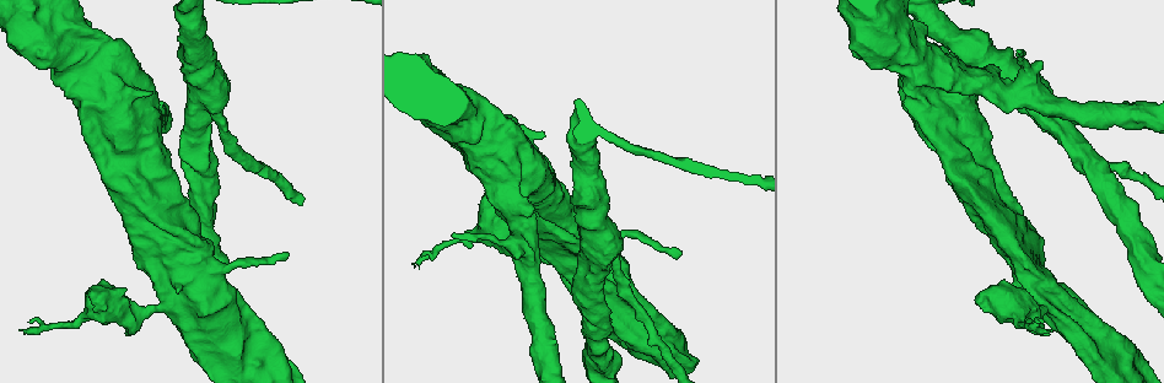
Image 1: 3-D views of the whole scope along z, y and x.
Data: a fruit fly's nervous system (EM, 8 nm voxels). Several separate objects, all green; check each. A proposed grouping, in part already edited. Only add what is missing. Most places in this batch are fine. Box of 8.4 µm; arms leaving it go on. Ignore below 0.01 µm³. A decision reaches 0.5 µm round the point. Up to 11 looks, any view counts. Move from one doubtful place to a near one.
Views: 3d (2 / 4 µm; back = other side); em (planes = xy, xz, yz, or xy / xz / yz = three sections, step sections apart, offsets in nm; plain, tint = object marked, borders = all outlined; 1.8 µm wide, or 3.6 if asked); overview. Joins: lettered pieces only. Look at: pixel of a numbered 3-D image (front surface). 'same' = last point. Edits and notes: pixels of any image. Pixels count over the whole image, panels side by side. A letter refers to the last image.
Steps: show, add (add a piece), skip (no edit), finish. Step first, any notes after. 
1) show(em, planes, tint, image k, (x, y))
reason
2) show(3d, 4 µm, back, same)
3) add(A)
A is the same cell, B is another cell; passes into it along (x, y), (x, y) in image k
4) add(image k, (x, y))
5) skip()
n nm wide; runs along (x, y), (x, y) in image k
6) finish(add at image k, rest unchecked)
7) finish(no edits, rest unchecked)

show(3d, 4 µm, image 1, (116, 99))

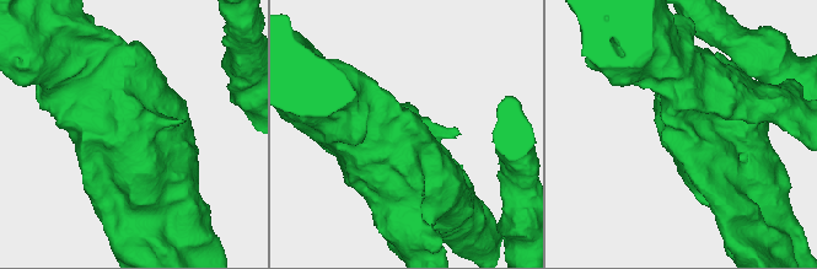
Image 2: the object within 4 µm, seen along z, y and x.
show(em, 3.6 µm, xy, step 16, borders, image 2, (702, 130))
need the tissue

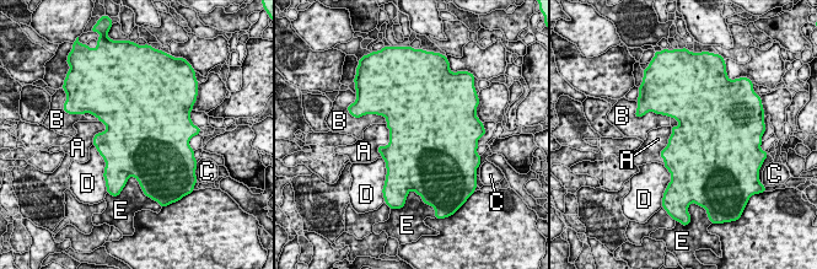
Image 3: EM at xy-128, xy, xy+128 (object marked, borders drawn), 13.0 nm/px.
show(em, 3.6 µm, planes, borders, same)
cut it another way

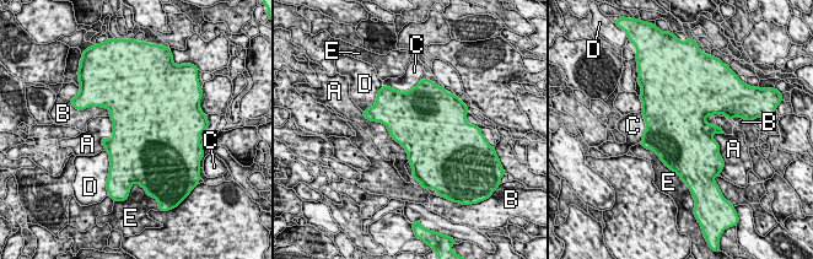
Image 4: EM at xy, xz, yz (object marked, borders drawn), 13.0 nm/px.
skip()
A, B, C, D and E are other cells; border along (369, 119), (386, 127), (409, 162) in image 4; none of them fits

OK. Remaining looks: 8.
show(3d, 4 µm, image 1, (1014, 92))
sudden change in width

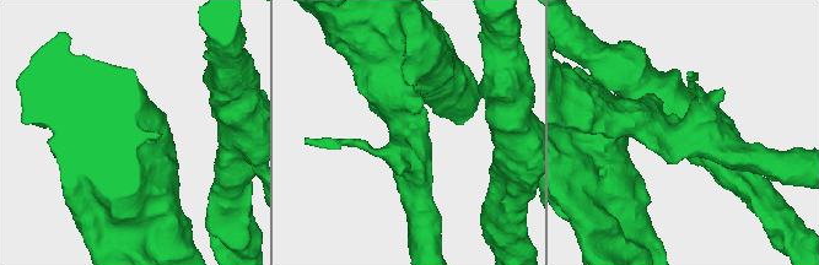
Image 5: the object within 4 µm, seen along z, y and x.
show(em, xy, step 4, tint, image 5, (407, 136))
now the EM

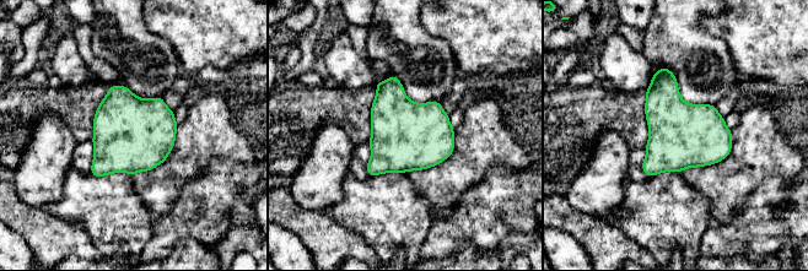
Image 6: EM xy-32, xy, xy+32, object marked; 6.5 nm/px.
show(em, planes, borders, same)

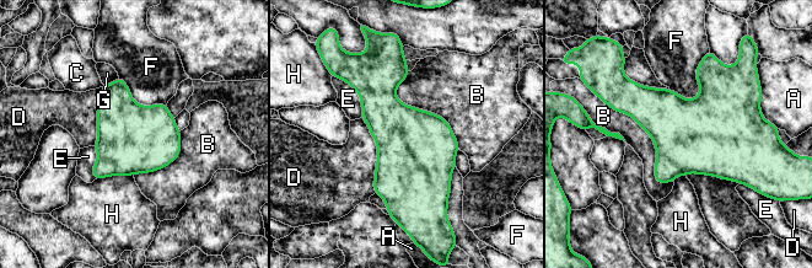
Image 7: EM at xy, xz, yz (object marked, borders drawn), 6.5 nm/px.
skip()
460 nm wide; A, B, C, D, E, F, G and H are other cells; border along (603, 102), (672, 182) in image 7; no lettered piece goes on from it

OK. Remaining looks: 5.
show(em, 3.6 µm, planes, borders, image 1, (47, 47))
thick turns thin

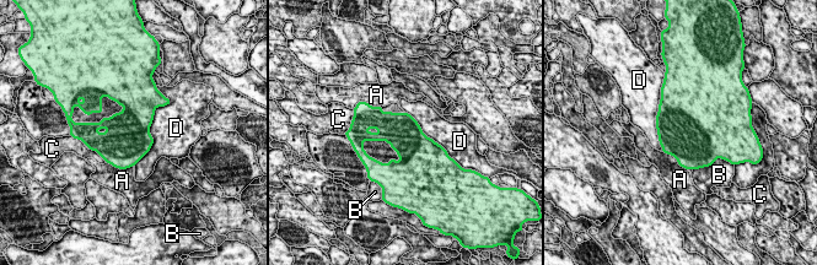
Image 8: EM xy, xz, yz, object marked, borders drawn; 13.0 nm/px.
skip()
A, B, C and D are other cells; border along (161, 106), (134, 165) in image 8; none of them fits

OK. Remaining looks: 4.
show(3d, 4 µm, image 1, (206, 104))
calibre changes

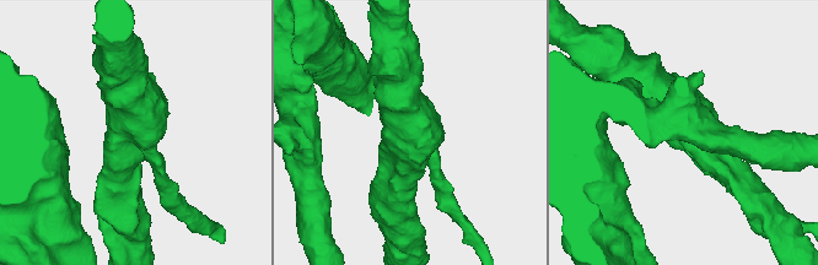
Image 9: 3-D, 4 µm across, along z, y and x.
show(em, planes, borders, image 9, (409, 149))

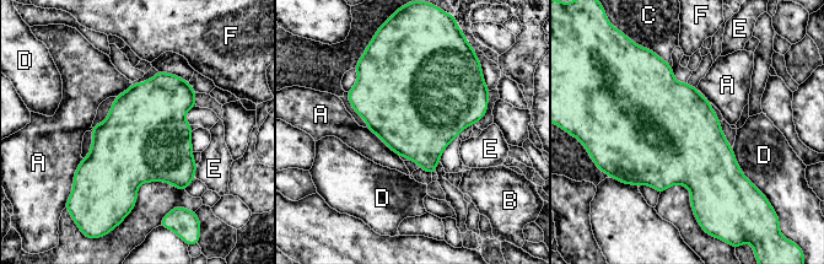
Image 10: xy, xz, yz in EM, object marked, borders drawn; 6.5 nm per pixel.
skip()
A touches over 300 nm; A, B, C, D, E and F are other cells; border along (366, 128), (399, 156) in image 10; no lettered piece goes on from it

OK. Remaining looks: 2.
finish(no edits, rest unchecked)

